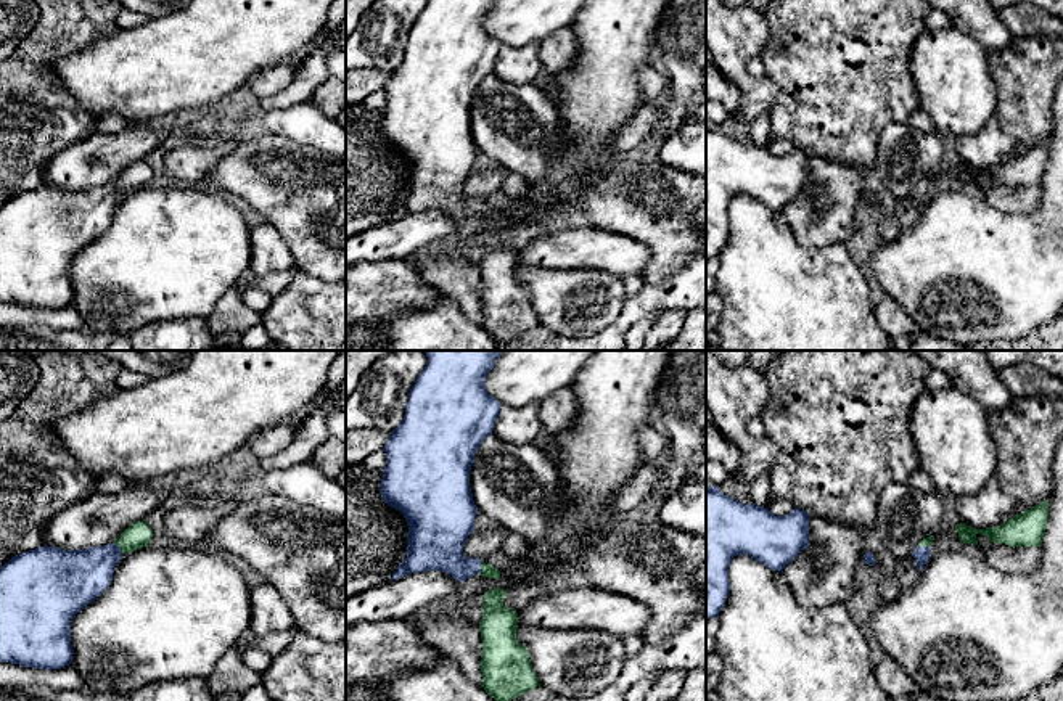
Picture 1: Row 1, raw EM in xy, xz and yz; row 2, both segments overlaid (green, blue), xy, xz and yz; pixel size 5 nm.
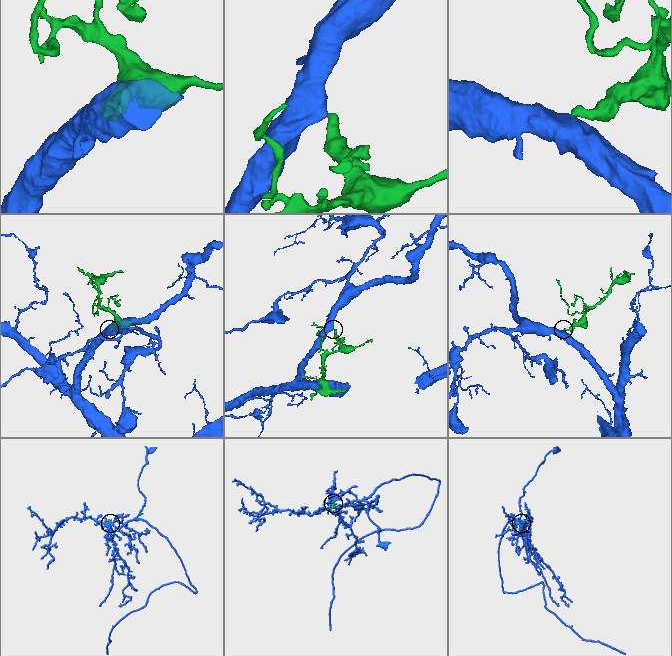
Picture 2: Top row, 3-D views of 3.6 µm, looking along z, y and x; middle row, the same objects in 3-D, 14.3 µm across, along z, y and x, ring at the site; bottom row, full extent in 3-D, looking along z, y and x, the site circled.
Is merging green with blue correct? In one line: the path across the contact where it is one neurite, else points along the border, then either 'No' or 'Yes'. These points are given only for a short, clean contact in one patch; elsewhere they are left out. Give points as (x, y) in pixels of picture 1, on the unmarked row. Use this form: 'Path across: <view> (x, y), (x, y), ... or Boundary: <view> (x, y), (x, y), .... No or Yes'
Path across: xz (486, 209), (481, 208), (460, 206), (438, 184). Yes

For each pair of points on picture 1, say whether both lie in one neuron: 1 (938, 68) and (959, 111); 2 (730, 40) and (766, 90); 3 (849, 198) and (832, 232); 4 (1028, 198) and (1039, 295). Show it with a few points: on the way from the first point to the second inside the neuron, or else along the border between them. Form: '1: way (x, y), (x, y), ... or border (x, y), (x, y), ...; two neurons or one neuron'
1: way (949, 79), (959, 100); one neuron
2: way (732, 55), (732, 66), (751, 86); one neuron
3: way (841, 206), (832, 216), (832, 224); one neuron
4: border (1041, 188), (1028, 213), (993, 204); two neurons

